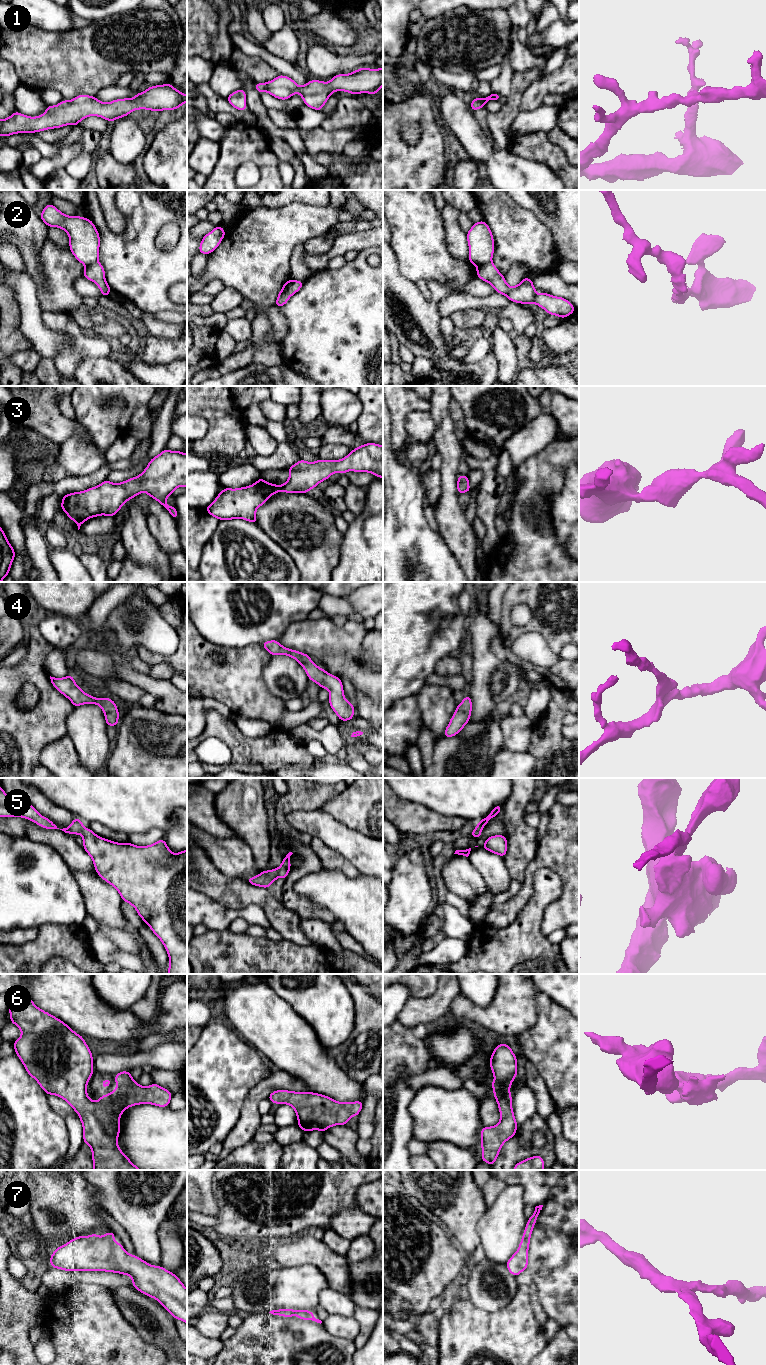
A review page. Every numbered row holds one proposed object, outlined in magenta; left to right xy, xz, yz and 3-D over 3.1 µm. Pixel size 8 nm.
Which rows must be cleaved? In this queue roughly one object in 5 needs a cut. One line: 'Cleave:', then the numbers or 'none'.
Cleave: 2

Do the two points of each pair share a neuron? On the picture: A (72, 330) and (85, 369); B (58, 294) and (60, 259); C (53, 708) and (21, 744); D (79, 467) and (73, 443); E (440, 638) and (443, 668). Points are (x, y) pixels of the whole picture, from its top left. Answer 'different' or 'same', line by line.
A: different
B: same
C: same
D: same
E: different

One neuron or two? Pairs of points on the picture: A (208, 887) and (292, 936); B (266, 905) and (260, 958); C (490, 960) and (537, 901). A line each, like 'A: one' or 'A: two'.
A: one
B: two
C: one

